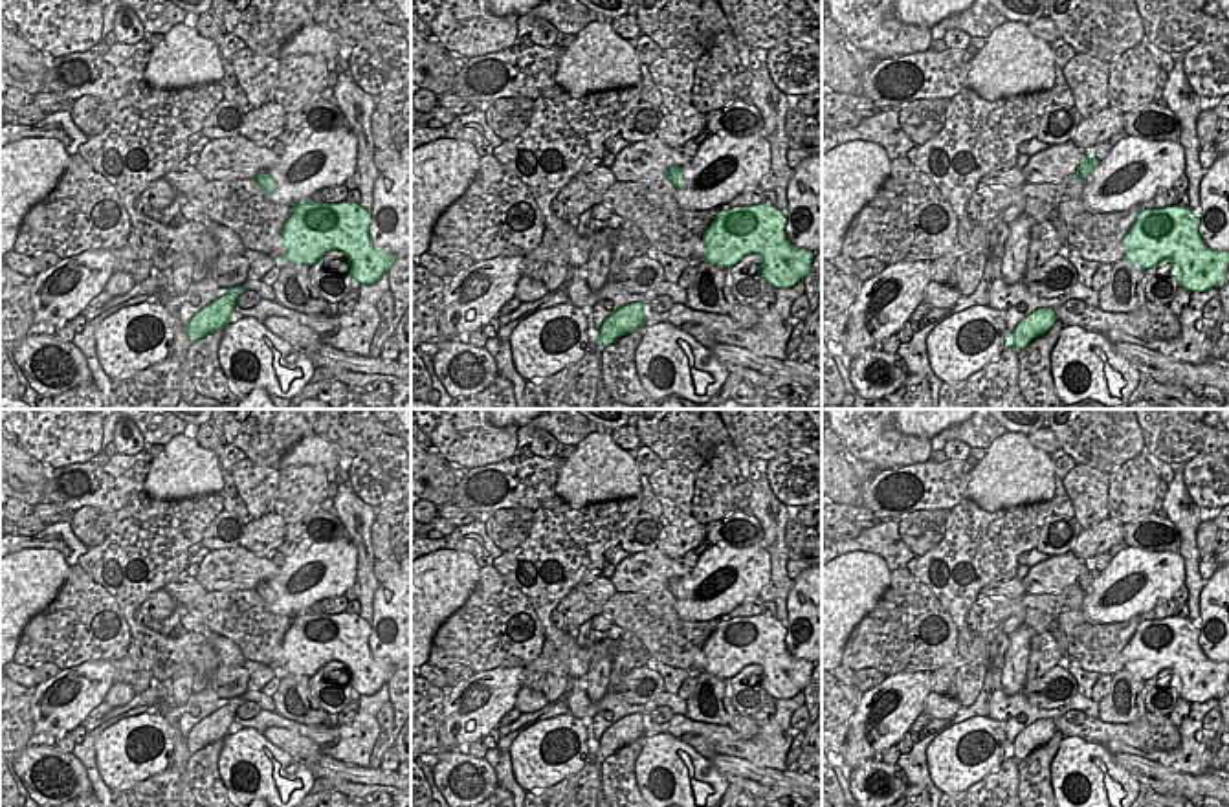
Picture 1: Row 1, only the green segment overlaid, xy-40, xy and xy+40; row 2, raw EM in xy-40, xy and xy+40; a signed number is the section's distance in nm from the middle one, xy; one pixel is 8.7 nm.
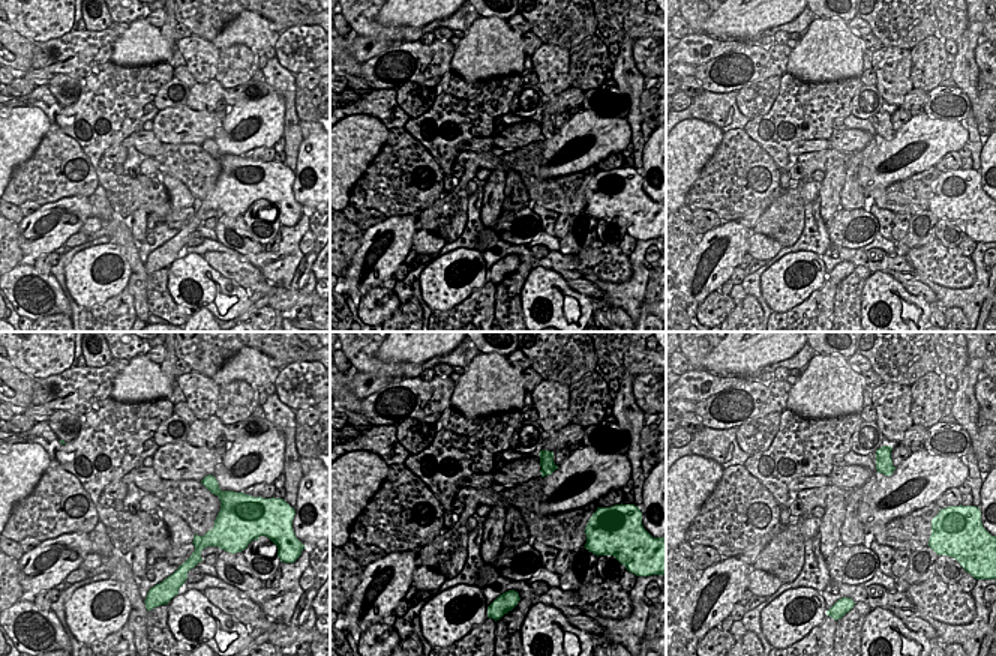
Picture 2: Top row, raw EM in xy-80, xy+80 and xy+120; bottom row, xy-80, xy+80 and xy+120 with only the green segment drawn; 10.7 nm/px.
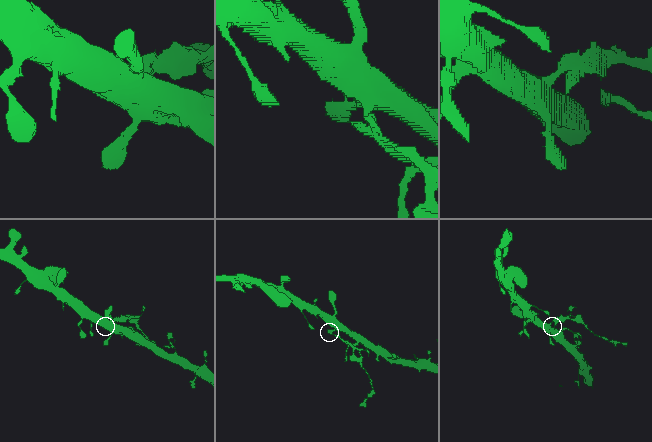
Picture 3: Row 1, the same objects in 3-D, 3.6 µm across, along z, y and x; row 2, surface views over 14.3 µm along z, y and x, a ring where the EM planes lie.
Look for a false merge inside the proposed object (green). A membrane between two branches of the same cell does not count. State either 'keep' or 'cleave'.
cleave

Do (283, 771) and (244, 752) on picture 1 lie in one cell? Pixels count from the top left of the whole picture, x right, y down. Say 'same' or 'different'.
same

